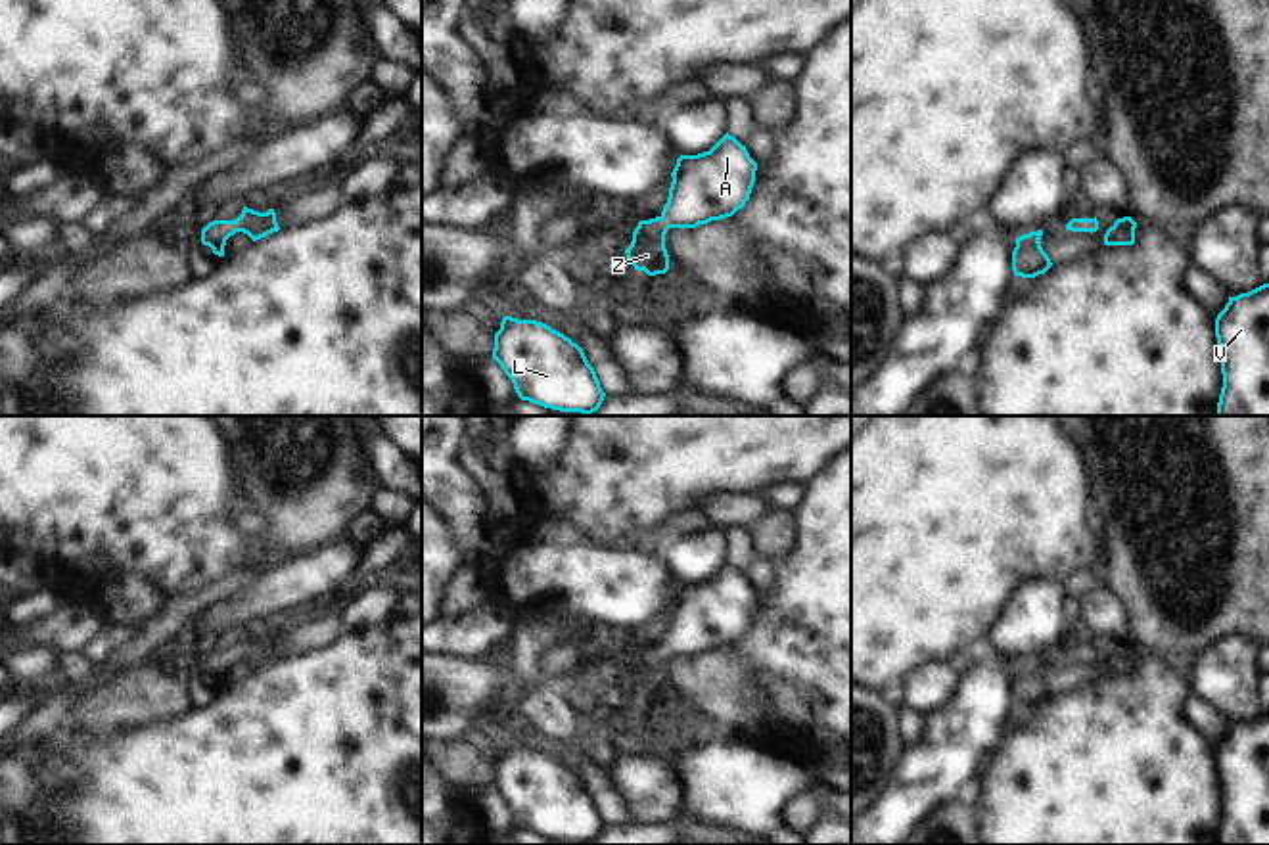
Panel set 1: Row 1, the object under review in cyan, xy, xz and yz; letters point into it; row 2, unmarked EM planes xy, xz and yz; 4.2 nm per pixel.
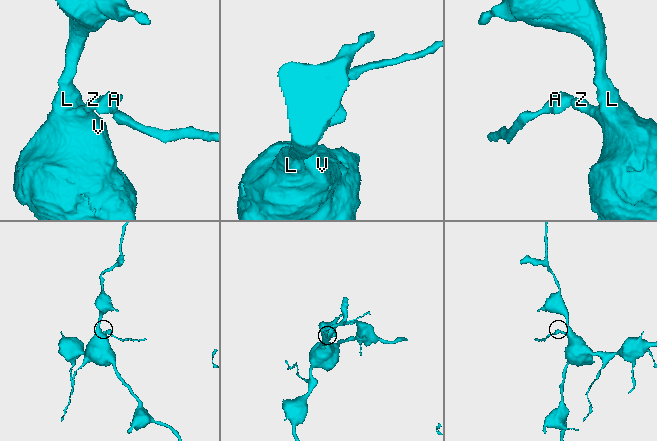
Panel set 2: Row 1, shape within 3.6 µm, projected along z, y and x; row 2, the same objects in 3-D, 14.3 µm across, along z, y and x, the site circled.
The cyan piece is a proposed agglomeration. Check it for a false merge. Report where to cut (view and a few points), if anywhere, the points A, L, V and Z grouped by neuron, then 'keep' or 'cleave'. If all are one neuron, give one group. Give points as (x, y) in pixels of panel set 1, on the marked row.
cut none; groups A L V Z; keep

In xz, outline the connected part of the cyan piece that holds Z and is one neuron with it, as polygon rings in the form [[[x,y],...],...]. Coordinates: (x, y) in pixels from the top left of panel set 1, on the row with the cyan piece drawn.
[[[728,132],[698,155],[681,155],[671,172],[667,203],[659,217],[640,220],[625,249],[634,270],[648,276],[669,270],[665,234],[669,228],[696,228],[732,217],[750,199],[757,163]]]

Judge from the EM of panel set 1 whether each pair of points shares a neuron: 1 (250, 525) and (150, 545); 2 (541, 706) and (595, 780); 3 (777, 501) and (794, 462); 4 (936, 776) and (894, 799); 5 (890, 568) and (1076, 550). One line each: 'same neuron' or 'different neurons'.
1: different neurons
2: different neurons
3: different neurons
4: same neuron
5: same neuron

